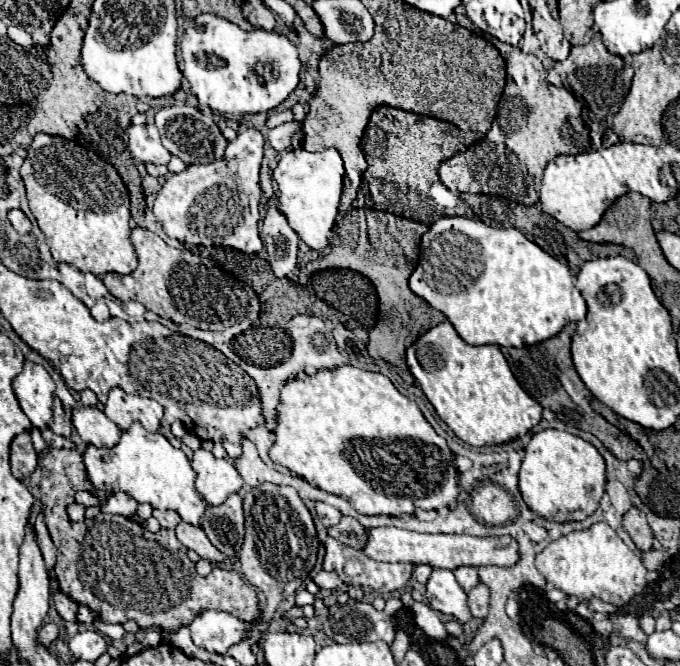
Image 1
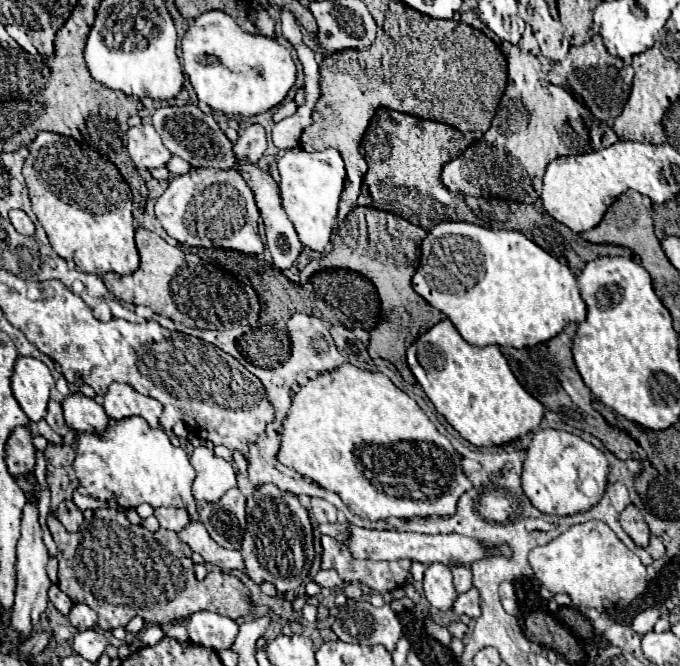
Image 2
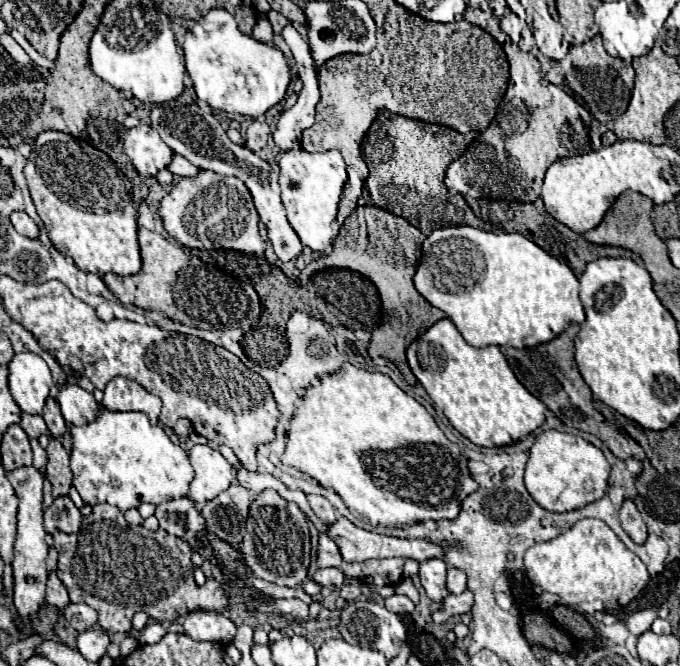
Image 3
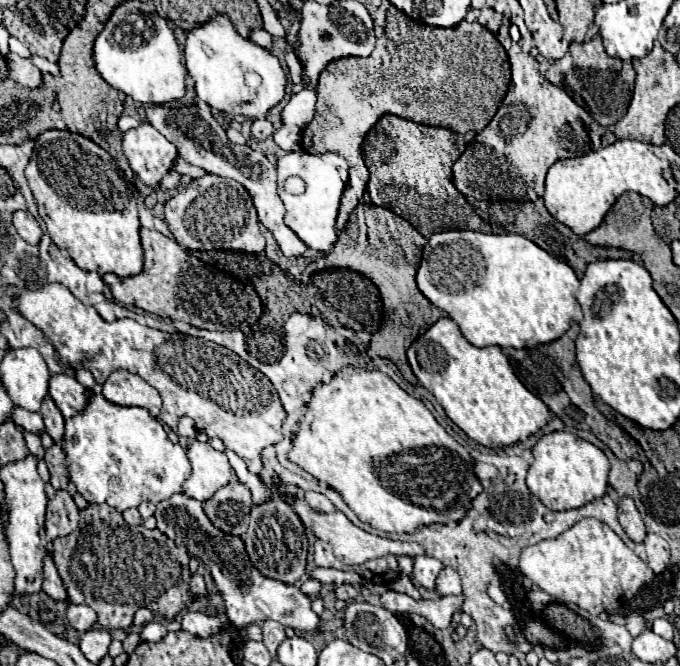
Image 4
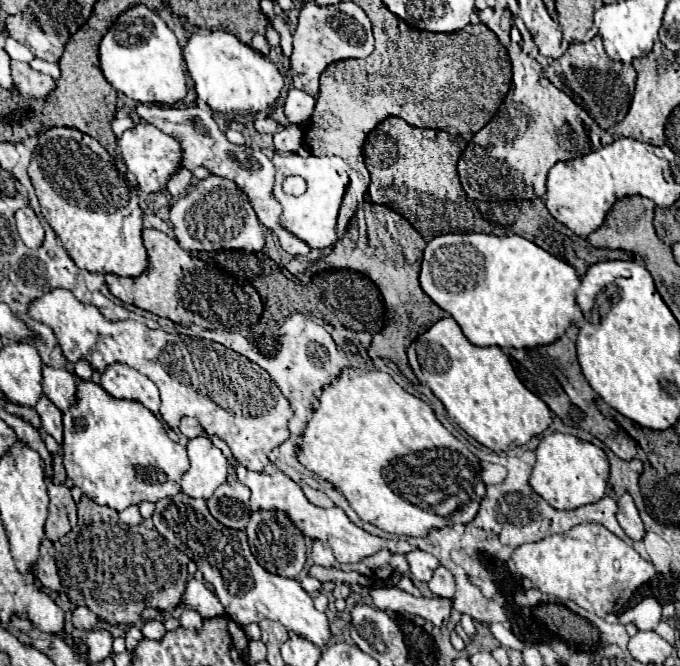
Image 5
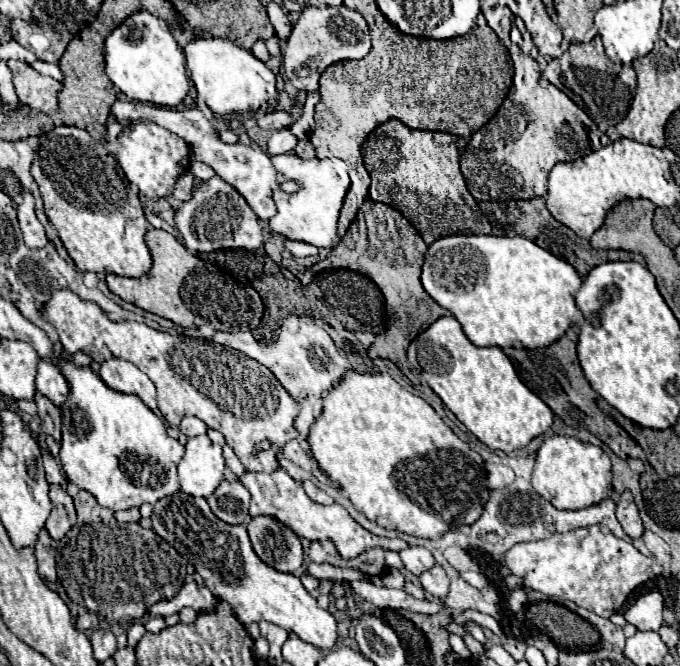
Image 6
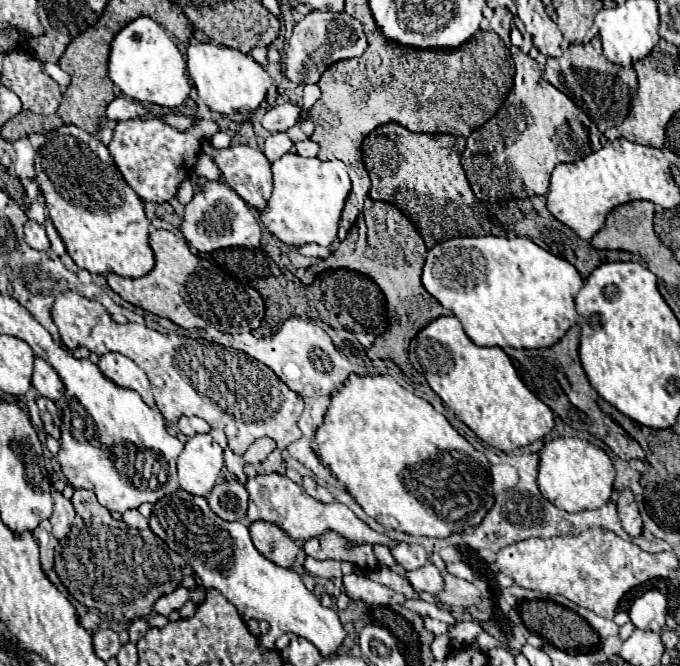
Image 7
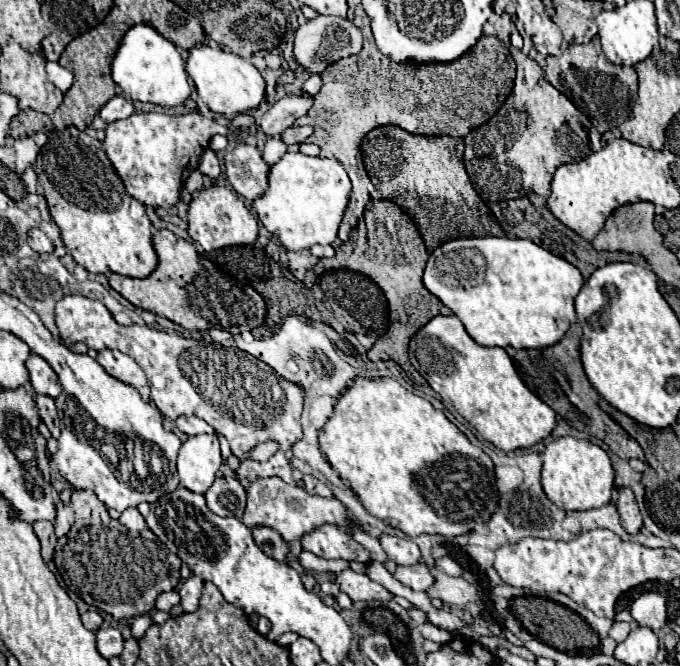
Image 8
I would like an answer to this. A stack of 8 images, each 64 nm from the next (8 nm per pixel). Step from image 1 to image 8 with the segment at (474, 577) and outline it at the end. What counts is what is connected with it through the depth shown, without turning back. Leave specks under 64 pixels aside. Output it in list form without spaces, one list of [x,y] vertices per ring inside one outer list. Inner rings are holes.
[[[414,564],[414,566],[396,566],[394,574],[392,574],[398,582],[402,582],[404,586],[412,588],[412,590],[428,590],[434,582],[430,570],[424,564]]]

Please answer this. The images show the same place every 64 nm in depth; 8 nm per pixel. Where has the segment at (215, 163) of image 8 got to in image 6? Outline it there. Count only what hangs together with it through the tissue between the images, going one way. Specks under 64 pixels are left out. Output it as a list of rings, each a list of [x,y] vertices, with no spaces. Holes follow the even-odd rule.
[[[196,162],[196,164],[192,164],[192,174],[194,174],[198,180],[210,180],[216,172],[214,172],[208,164],[204,164],[204,162]]]

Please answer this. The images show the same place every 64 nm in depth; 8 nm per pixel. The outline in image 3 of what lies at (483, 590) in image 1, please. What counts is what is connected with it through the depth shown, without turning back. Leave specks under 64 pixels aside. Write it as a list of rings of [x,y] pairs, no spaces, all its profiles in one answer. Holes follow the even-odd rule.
[[[462,592],[462,594],[458,594],[458,596],[454,596],[454,594],[448,594],[444,600],[442,600],[442,604],[440,604],[440,608],[438,610],[434,610],[432,612],[432,620],[436,622],[436,624],[444,624],[450,616],[454,616],[454,614],[468,614],[470,612],[470,608],[472,608],[472,602],[474,602],[474,598],[472,598],[472,592]]]

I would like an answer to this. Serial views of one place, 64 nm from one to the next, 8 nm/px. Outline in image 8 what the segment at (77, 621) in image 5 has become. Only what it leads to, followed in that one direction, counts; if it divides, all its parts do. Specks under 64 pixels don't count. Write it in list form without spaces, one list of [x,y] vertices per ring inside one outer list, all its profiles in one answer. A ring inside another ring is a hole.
[[[88,610],[88,612],[84,612],[82,614],[82,622],[84,622],[84,626],[88,628],[88,630],[92,630],[92,632],[96,632],[100,626],[102,626],[102,616],[96,612],[96,610]]]

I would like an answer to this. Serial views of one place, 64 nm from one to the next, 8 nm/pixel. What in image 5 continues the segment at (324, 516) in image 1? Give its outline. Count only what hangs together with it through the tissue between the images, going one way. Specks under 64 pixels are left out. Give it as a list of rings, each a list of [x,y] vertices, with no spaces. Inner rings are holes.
[[[304,486],[304,494],[306,494],[306,498],[308,498],[312,504],[316,504],[316,506],[322,506],[322,508],[330,508],[330,506],[332,506],[332,500],[330,500],[324,492],[320,492],[320,490],[314,490],[314,488],[310,488],[310,486]]]

